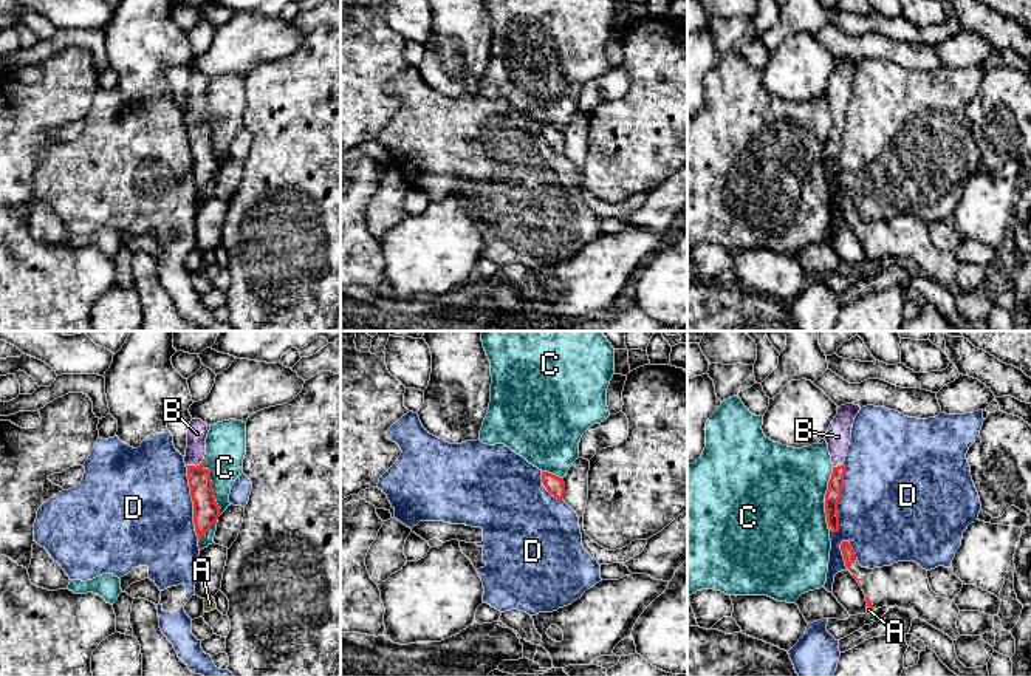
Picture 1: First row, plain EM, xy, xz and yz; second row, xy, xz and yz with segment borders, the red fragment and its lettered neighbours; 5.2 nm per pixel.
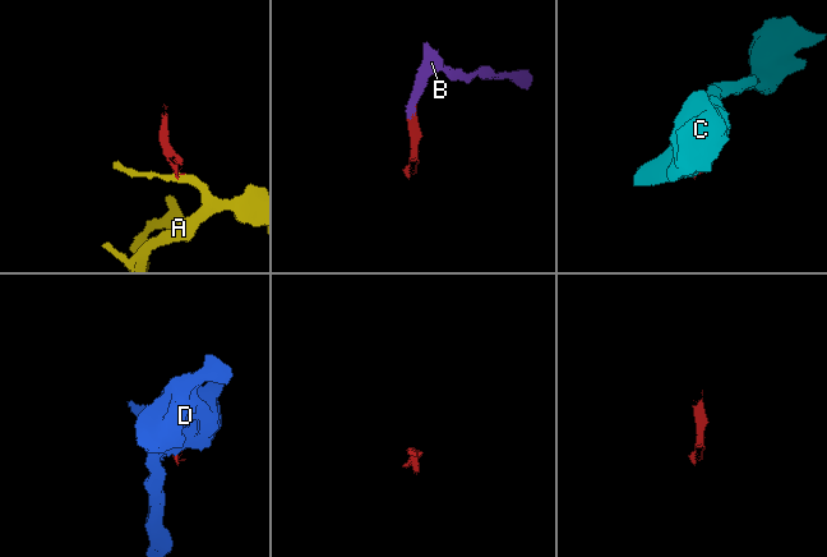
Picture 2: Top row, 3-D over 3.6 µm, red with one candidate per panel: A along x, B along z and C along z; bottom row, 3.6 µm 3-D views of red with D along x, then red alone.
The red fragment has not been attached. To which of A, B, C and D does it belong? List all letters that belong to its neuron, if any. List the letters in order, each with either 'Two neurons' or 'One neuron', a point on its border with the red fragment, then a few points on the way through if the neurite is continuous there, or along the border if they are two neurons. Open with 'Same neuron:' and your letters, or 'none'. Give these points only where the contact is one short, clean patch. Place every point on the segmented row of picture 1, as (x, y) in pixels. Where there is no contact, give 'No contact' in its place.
Same neuron: B
A: Two neurons. Touches red at yz (872, 610). Boundary: yz (867, 605), (872, 610), (875, 608)
B: One neuron. Touches red at xy (194, 466). Path across: xy (206, 511), (194, 466), (197, 433)
C: Two neurons. Touches red at xy (211, 486)
D: Two neurons. Touches red at xy (194, 508)

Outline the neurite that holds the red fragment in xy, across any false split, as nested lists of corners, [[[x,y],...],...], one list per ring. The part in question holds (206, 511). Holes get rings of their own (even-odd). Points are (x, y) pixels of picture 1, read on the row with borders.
[[[192,419],[187,430],[187,449],[184,463],[187,467],[187,478],[190,497],[194,501],[194,523],[198,535],[198,548],[201,537],[220,517],[220,507],[215,501],[211,470],[204,469],[206,464],[206,438],[211,425],[201,419]]]

